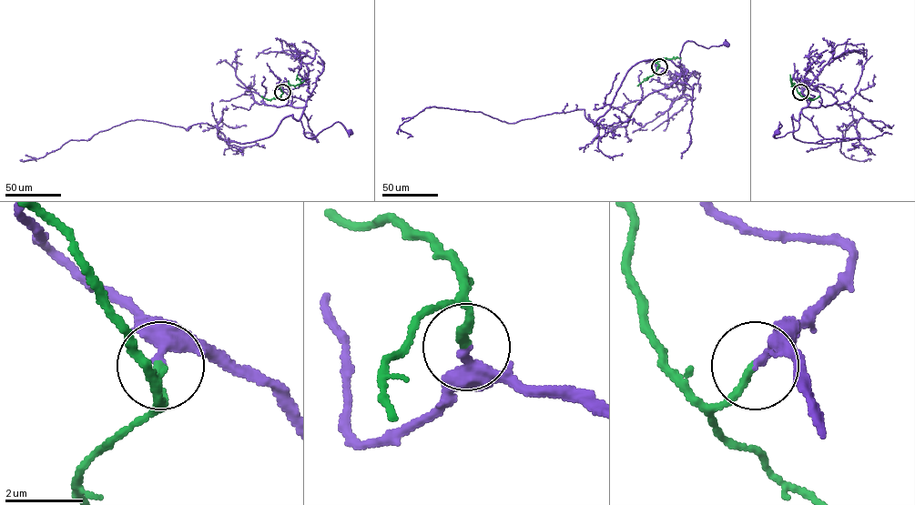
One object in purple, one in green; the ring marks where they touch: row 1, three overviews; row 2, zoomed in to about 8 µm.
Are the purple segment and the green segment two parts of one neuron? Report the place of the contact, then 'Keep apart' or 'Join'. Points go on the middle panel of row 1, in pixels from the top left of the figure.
Place: (659, 66). Join

